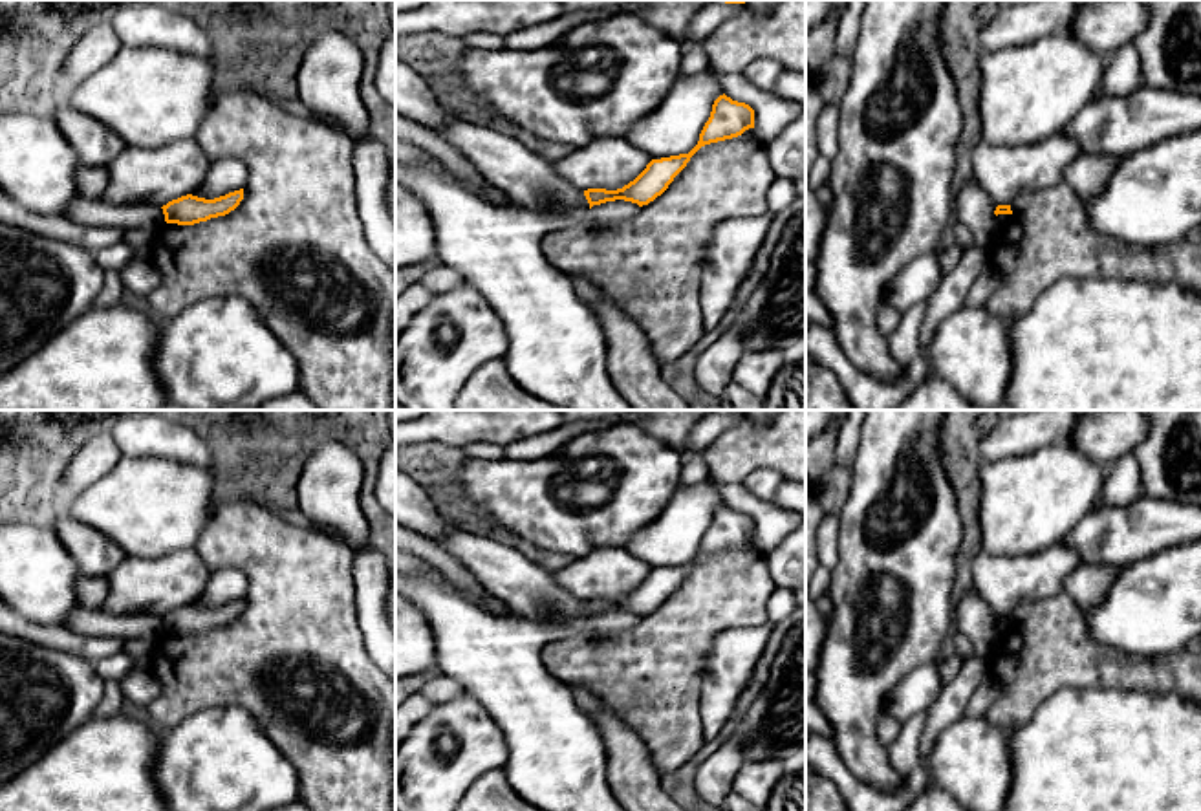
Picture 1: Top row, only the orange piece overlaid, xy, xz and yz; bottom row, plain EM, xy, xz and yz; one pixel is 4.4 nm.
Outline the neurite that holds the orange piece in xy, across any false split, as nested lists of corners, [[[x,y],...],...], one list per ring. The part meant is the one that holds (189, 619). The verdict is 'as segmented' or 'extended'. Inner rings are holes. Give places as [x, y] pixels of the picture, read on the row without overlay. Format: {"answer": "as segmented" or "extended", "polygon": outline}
{"answer": "as segmented", "polygon": [[[243,599],[229,602],[225,606],[205,610],[192,604],[163,615],[167,633],[194,635],[211,628],[225,626],[234,621],[243,610]]]}

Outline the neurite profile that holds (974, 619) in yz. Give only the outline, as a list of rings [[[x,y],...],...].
[[[974,588],[963,595],[954,610],[958,632],[970,639],[974,655],[987,659],[998,643],[996,615]]]

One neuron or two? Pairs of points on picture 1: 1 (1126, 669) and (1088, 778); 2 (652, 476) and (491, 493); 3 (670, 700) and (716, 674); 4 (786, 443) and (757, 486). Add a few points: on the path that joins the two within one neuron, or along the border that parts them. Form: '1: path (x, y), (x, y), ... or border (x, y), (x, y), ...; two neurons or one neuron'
1: border (1077, 687), (1143, 689), (1161, 694); two neurons
2: path (612, 517), (608, 520), (544, 520), (531, 509); one neuron
3: border (713, 641), (703, 663), (702, 727); two neurons
4: border (784, 478), (769, 469), (757, 469), (742, 480); two neurons

